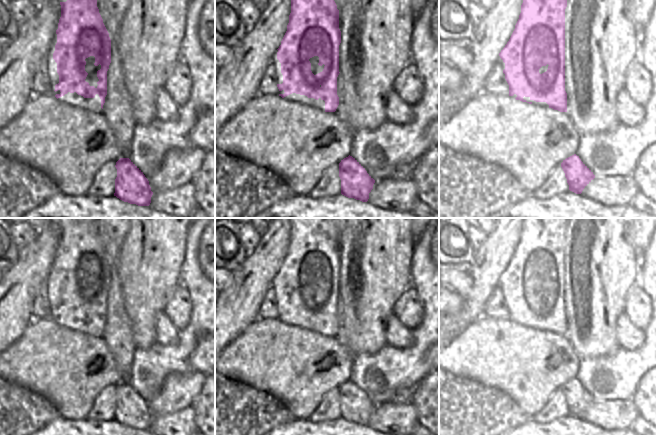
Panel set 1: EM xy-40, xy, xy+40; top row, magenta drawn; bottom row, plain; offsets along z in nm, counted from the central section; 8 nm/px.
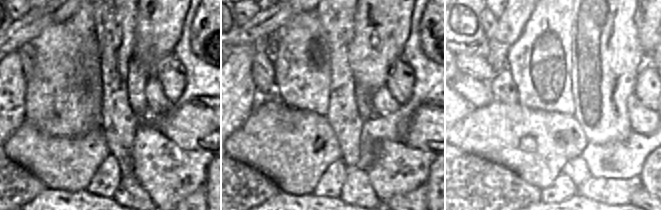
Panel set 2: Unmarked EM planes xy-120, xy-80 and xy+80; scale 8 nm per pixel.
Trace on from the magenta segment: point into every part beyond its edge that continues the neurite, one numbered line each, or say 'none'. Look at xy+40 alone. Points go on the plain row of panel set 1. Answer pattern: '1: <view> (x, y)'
none

